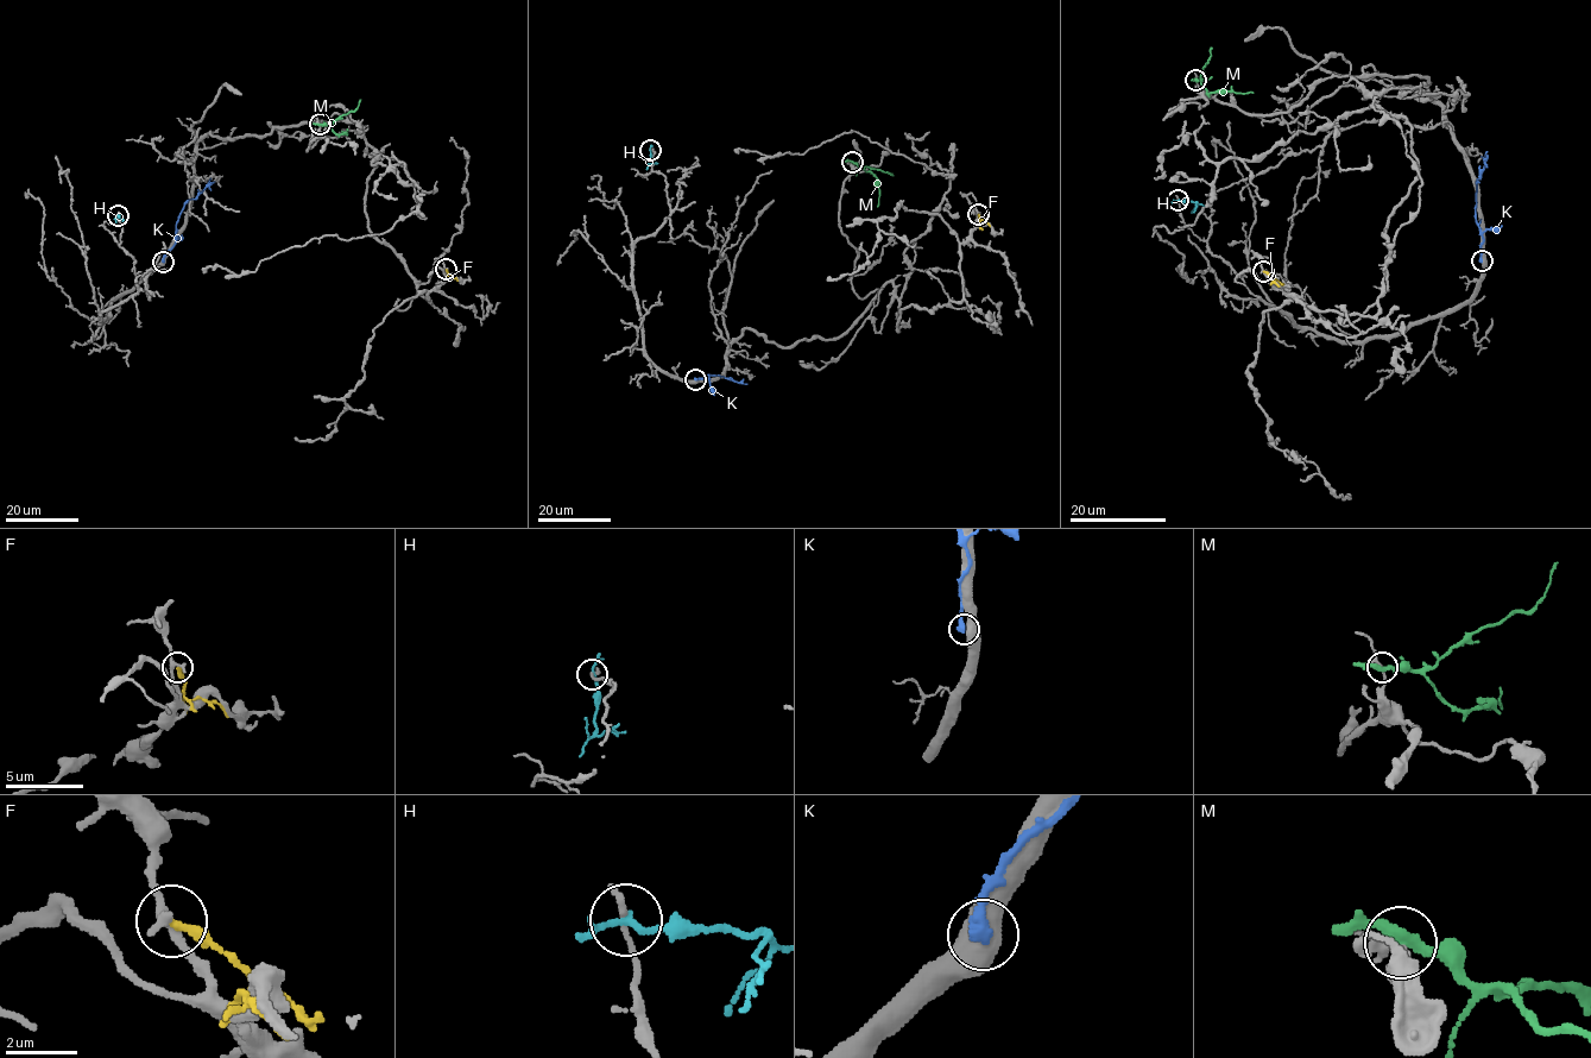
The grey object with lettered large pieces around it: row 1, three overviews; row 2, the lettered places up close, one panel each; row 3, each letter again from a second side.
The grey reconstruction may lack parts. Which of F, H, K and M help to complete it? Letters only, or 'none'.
none

